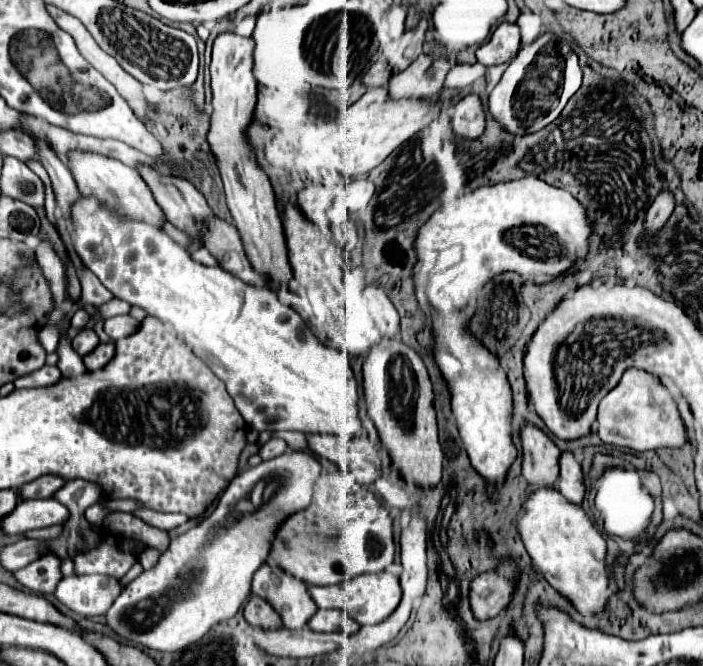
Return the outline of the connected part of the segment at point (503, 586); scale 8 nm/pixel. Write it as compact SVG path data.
M502 562L496 572L478 574L470 584L470 608L476 620L494 618L510 600L514 588L514 566Z

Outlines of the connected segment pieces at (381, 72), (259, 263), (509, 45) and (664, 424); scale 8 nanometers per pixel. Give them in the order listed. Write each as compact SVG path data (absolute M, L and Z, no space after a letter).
M378 60L362 74L362 84L364 86L386 86L390 76L392 76L392 72L390 72L388 64L384 60Z
M234 30L218 34L212 50L212 122L208 142L218 160L226 202L232 212L234 224L244 238L244 248L248 250L248 258L256 270L264 270L264 274L272 274L272 278L292 278L292 270L286 258L286 238L282 218L276 210L274 192L266 174L258 168L250 144L246 142L246 126L252 120L252 112L256 106L256 80L254 80L254 40L252 36L244 38Z
M500 24L488 42L476 50L476 58L484 66L510 62L520 50L520 30L516 24Z
M628 368L622 380L598 406L598 436L602 442L632 450L658 450L684 446L684 420L662 380L646 370Z

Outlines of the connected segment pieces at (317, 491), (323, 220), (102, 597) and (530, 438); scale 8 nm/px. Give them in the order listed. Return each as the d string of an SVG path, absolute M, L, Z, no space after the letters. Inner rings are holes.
M338 472L332 478L328 476L314 488L312 504L308 508L290 514L278 526L264 564L282 570L310 586L326 586L326 584L346 582L360 574L382 572L388 564L392 564L392 556L394 556L394 542L392 542L392 520L388 518L388 510L382 508L380 502L374 498L374 494L364 486L360 486L352 478L352 474Z
M308 186L298 192L296 206L300 208L300 212L304 214L304 218L308 222L318 226L320 230L328 230L330 222L328 222L326 214L328 214L328 208L332 206L332 200L334 200L334 192L330 188Z
M92 574L92 576L62 578L54 590L54 596L74 614L92 618L104 614L120 592L122 586L118 584L116 578L104 578L104 574Z
M526 422L520 428L522 444L522 476L534 486L554 486L556 458L560 450L556 444L534 424Z

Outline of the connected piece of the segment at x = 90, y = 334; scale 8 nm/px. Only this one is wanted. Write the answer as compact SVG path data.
M82 330L82 332L72 340L72 348L74 348L80 356L90 354L98 344L100 344L100 340L98 340L98 336L96 336L94 330Z

